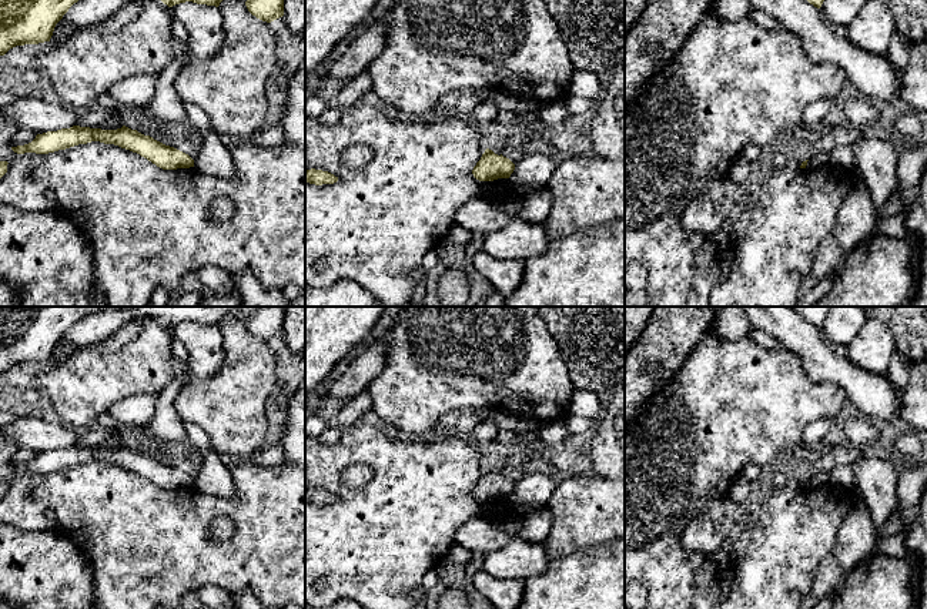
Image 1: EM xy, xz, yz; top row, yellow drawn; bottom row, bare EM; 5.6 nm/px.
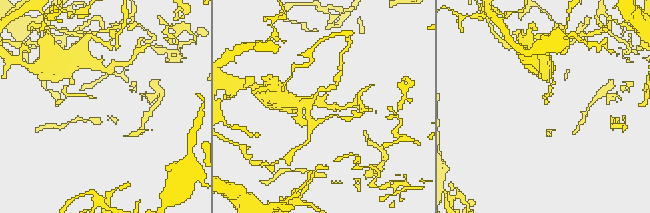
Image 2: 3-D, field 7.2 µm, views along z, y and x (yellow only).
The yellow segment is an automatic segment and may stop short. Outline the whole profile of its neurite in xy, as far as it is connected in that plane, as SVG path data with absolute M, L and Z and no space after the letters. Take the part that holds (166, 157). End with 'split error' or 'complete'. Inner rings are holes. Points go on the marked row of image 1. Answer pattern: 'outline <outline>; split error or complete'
outline M73 126L70 128L37 134L31 143L11 147L11 150L17 154L48 154L91 141L114 144L121 148L130 150L147 158L163 170L194 167L194 160L188 154L174 147L165 145L154 140L153 137L144 135L137 130L131 130L126 126L117 130Z; complete

